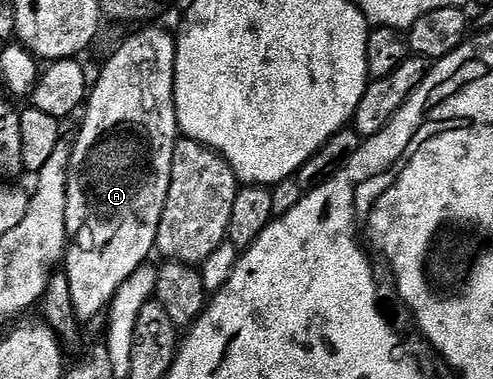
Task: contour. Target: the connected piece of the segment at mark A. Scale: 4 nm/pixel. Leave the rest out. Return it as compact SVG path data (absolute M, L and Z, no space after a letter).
M143 27L140 33L135 33L107 62L99 73L99 78L94 78L89 89L89 96L82 110L83 126L79 129L75 141L71 145L71 158L67 168L67 186L65 187L65 227L67 228L67 251L65 254L65 272L71 302L75 308L75 317L80 322L95 317L99 312L110 306L116 291L126 283L129 278L148 264L147 256L156 252L155 240L157 239L157 227L161 223L161 215L165 211L165 199L169 195L169 183L173 171L173 151L176 141L180 140L181 134L177 115L175 114L175 43L176 38L171 37L163 29L151 29L155 27Z

